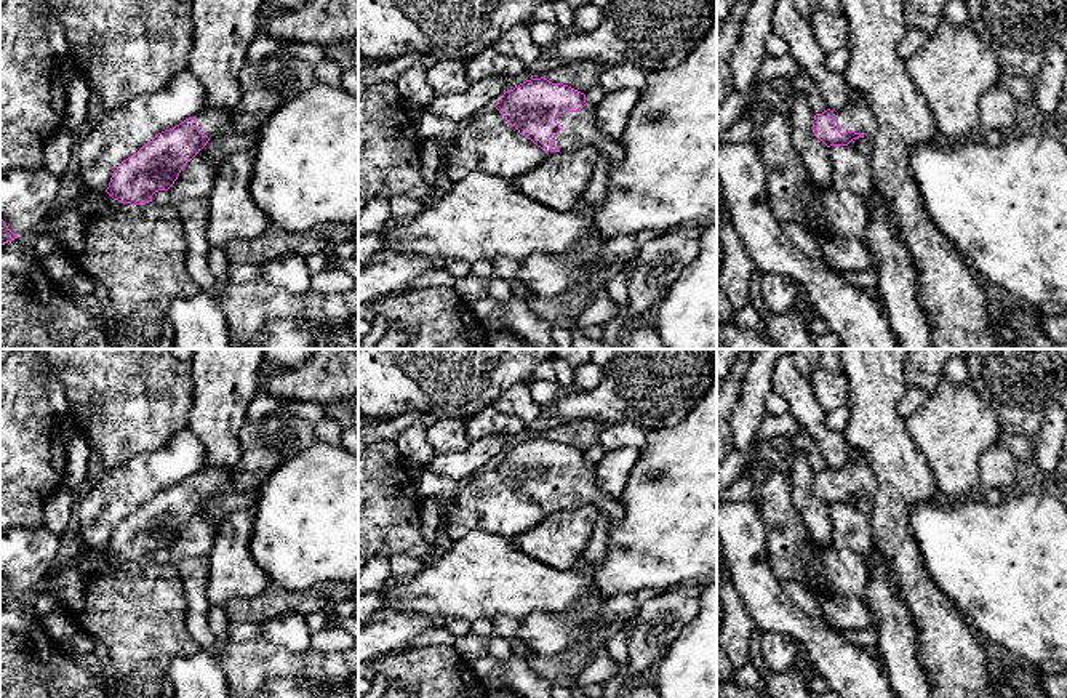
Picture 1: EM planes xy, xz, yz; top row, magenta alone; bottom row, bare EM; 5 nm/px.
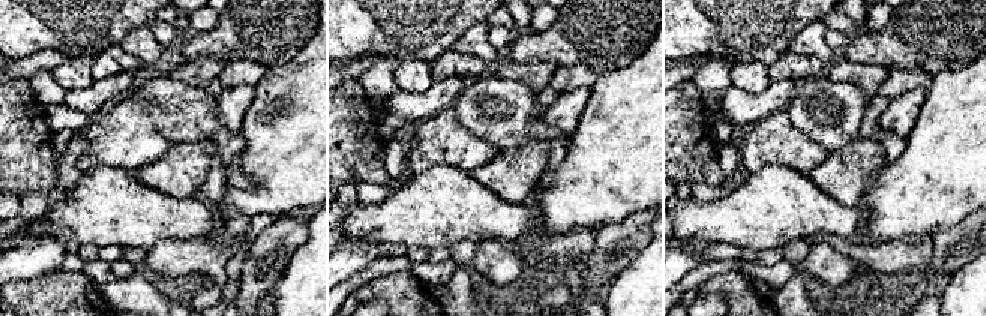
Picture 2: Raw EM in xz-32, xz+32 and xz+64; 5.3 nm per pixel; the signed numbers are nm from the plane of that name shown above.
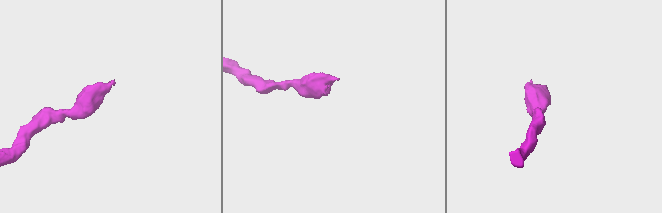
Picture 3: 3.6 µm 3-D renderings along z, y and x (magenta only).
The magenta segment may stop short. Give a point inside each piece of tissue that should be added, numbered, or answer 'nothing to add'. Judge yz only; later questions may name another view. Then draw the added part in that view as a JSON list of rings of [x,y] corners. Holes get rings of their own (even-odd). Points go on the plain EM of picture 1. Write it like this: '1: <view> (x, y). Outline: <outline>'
1: yz (856, 476). Outline: [[[864,461],[851,463],[841,469],[835,469],[833,472],[838,480],[840,491],[854,490],[872,498],[877,490],[877,479]]]

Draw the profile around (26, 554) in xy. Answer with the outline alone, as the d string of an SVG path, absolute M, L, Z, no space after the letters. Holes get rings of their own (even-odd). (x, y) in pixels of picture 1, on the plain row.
M46 524L37 528L13 528L0 535L0 578L19 597L46 576L67 551L67 535L53 532Z

